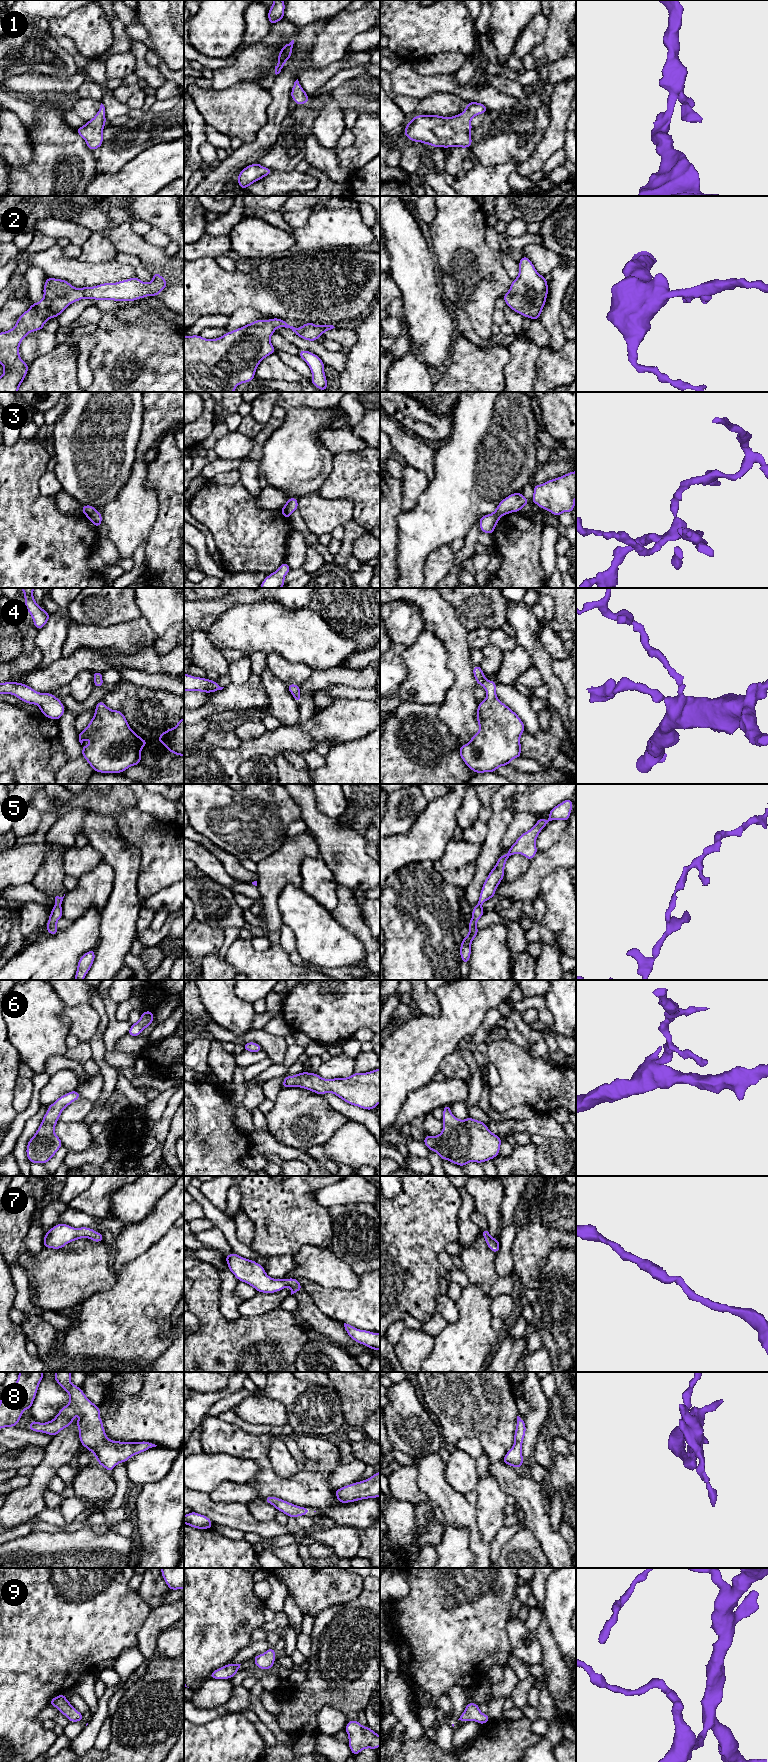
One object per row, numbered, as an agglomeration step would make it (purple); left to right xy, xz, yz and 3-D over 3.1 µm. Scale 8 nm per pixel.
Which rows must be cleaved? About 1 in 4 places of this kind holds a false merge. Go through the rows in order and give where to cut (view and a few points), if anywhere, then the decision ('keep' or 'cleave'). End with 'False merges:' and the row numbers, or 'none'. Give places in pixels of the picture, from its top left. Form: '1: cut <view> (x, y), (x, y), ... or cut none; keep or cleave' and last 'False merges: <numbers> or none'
1: cut none; keep
2: cut none; keep
3: cut xy (96, 510), (87, 516); cleave
4: cut none; keep
5: cut none; keep
6: cut none; keep
7: cut none; keep
8: cut none; keep
9: cut none; keep
False merges: 3

